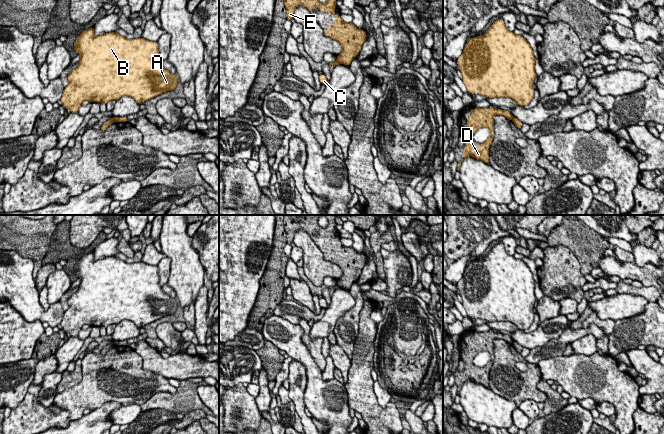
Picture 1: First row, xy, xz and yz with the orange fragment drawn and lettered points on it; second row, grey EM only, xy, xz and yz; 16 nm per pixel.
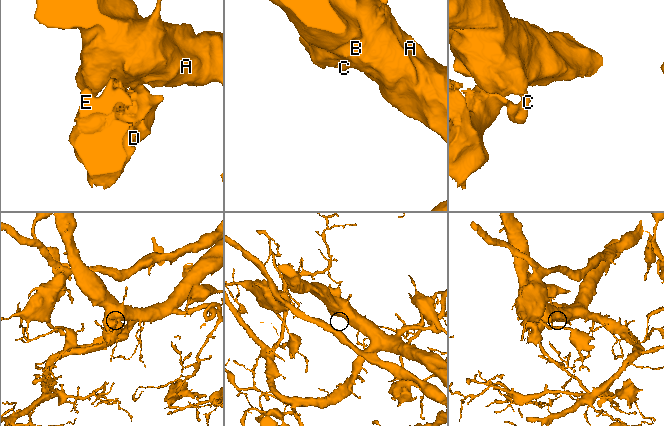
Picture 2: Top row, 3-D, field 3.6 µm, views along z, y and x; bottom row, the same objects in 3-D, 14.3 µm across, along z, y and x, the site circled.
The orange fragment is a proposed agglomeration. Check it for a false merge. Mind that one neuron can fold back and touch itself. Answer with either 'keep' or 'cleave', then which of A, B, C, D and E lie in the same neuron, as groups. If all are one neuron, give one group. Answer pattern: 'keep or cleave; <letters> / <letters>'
cleave; A B C / D E

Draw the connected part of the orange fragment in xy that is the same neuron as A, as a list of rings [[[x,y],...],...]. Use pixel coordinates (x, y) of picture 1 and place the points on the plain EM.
[[[91,251],[77,261],[74,273],[81,282],[78,290],[68,298],[69,307],[60,323],[63,331],[71,337],[78,336],[85,324],[91,327],[108,327],[129,320],[142,328],[177,311],[177,299],[166,294],[159,285],[158,266],[142,261],[126,263],[115,256],[95,260],[94,252]]]

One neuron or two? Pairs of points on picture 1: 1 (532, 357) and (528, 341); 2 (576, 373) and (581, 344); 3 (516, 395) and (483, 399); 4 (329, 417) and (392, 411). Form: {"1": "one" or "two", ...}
{"1": "two", "2": "two", "3": "two", "4": "two"}

